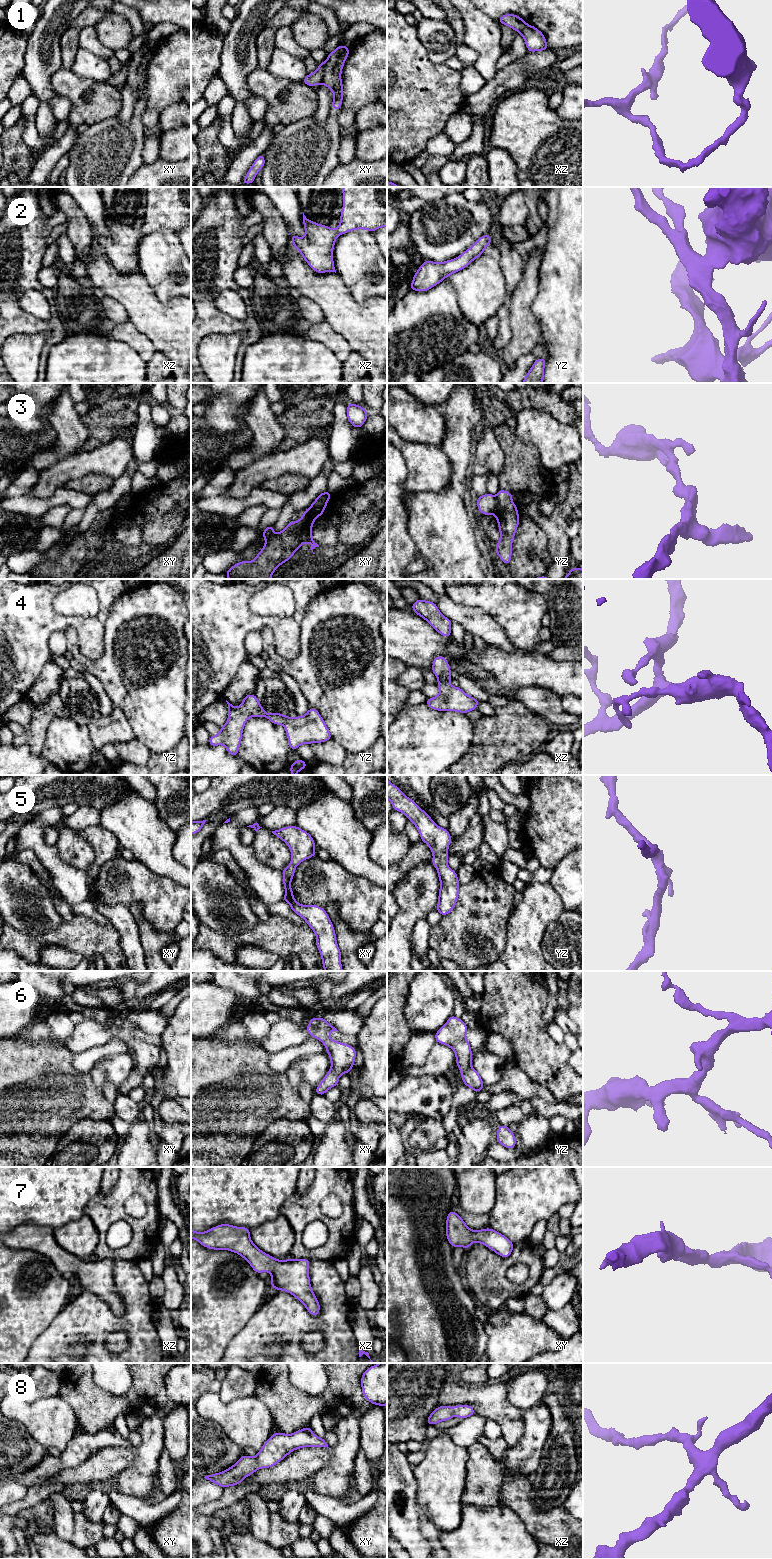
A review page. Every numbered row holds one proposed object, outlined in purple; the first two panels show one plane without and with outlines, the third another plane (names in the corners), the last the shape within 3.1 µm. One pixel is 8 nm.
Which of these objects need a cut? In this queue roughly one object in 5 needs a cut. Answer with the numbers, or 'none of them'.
1, 3

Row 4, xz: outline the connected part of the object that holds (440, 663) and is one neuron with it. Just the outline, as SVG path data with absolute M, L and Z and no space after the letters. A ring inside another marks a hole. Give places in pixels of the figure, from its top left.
M436 656L433 659L432 672L438 678L440 692L434 698L427 698L427 706L437 711L456 711L463 714L476 710L480 701L469 696L460 687L452 686L449 683L453 678L450 671L451 667L445 657Z

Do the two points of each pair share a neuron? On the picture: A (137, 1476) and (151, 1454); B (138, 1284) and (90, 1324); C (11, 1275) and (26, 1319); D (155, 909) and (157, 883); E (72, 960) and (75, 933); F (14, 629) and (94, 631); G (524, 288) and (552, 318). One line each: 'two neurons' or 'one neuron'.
A: one neuron
B: one neuron
C: one neuron
D: one neuron
E: two neurons
F: one neuron
G: two neurons

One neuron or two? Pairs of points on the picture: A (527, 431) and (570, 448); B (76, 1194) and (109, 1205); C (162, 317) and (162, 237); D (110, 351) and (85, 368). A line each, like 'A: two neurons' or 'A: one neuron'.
A: one neuron
B: two neurons
C: two neurons
D: one neuron

